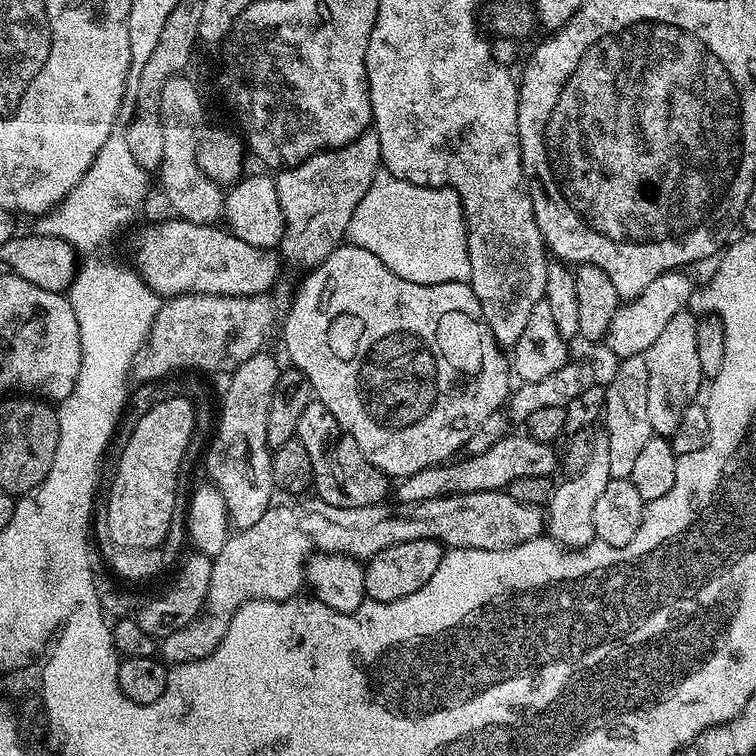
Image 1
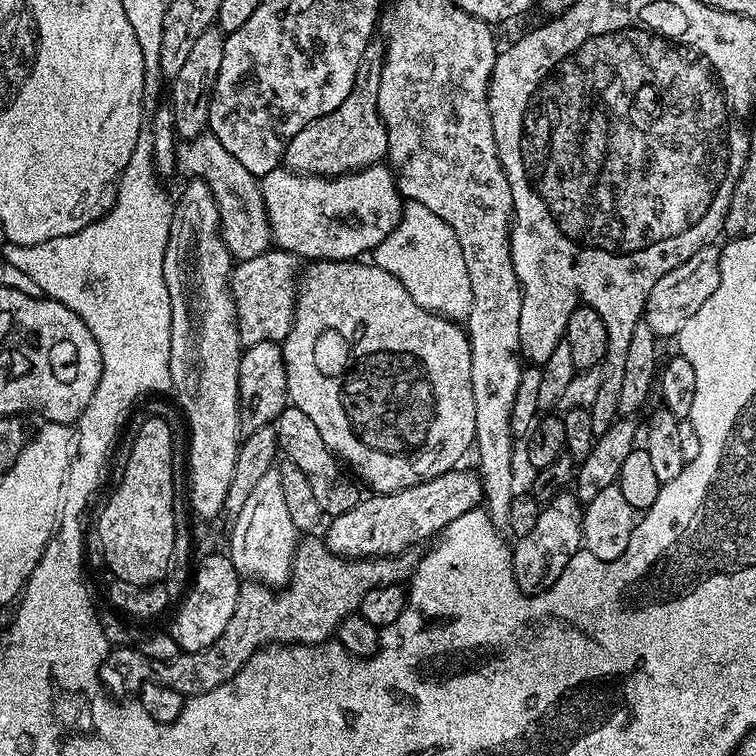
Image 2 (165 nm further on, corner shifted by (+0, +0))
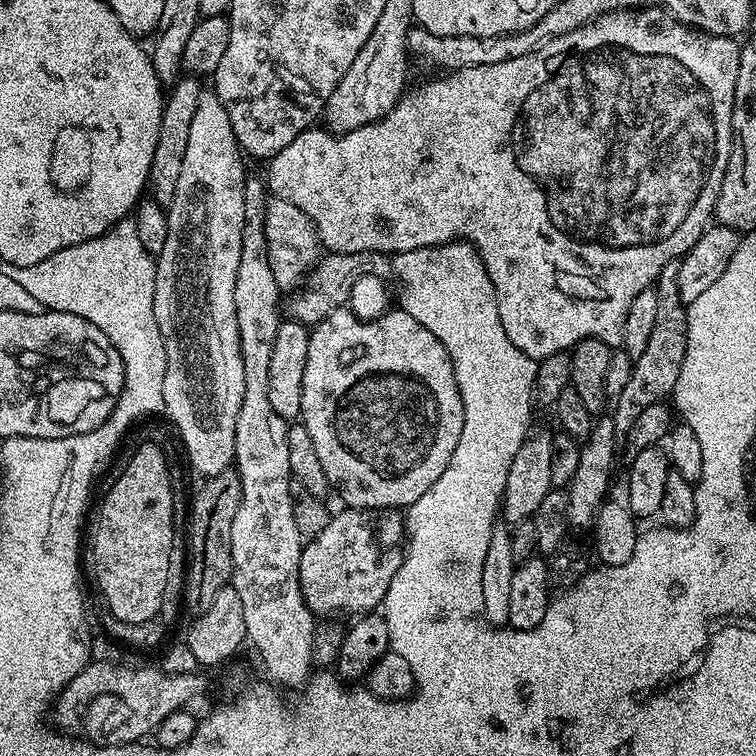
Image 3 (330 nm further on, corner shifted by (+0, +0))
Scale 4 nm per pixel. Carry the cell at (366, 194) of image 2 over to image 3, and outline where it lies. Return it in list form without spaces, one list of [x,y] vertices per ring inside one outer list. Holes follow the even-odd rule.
[[[622,8],[619,12],[607,12],[598,18],[594,18],[588,24],[583,24],[578,30],[570,30],[570,34],[562,34],[558,38],[548,40],[538,50],[530,54],[522,54],[522,58],[510,58],[510,62],[494,62],[494,66],[470,66],[469,68],[457,68],[449,71],[445,80],[432,80],[421,88],[405,91],[404,95],[397,100],[396,105],[388,111],[381,120],[375,120],[373,124],[362,126],[358,130],[333,134],[320,126],[306,129],[290,146],[286,146],[277,156],[267,161],[268,176],[266,175],[266,188],[273,197],[290,202],[302,210],[312,219],[312,225],[316,227],[316,233],[320,235],[320,243],[329,253],[345,252],[382,252],[395,254],[406,250],[418,250],[429,248],[435,244],[450,244],[467,238],[476,253],[480,255],[480,261],[486,266],[490,282],[496,291],[498,302],[498,318],[502,318],[502,330],[506,330],[506,338],[522,350],[534,361],[541,361],[545,356],[558,354],[565,350],[571,350],[576,343],[586,338],[595,340],[619,341],[622,336],[622,325],[626,322],[626,314],[630,310],[630,302],[642,294],[642,290],[653,287],[656,279],[662,274],[667,264],[673,263],[677,258],[685,256],[698,242],[698,238],[709,227],[716,211],[716,199],[718,190],[722,186],[722,174],[726,174],[726,162],[730,162],[730,150],[732,149],[732,111],[734,110],[734,86],[738,82],[738,66],[740,65],[741,45],[730,36],[715,36],[709,32],[702,32],[699,28],[691,28],[690,25],[676,20],[669,12],[662,8]]]

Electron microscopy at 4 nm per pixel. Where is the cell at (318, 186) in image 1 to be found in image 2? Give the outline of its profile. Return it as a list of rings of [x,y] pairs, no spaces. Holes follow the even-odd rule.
[[[374,38],[362,50],[362,62],[358,62],[358,74],[346,102],[338,110],[330,110],[322,118],[302,126],[290,146],[286,146],[283,167],[299,172],[305,176],[344,176],[381,163],[388,155],[388,139],[384,123],[378,112],[378,86],[382,83],[382,66],[384,65],[384,45]]]

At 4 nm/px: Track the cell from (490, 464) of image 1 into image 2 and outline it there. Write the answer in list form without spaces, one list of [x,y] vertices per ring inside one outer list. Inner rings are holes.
[[[457,466],[446,474],[438,474],[406,490],[365,495],[354,510],[346,510],[346,514],[338,514],[327,521],[326,543],[334,555],[345,558],[395,558],[406,549],[416,548],[423,540],[443,532],[450,522],[454,522],[454,518],[462,518],[462,514],[481,507],[483,499],[484,487],[480,484],[479,475],[475,471],[467,472],[464,466]]]

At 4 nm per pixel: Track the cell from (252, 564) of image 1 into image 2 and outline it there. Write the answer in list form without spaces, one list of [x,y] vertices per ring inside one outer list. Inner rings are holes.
[[[301,539],[297,543],[296,553],[292,559],[292,579],[285,587],[273,591],[267,584],[241,583],[238,604],[234,606],[234,616],[230,618],[226,630],[222,630],[222,638],[218,638],[218,642],[206,646],[206,650],[181,652],[172,660],[151,660],[143,656],[136,646],[113,647],[100,663],[100,683],[116,698],[131,697],[128,696],[131,692],[132,695],[139,693],[141,686],[146,682],[170,686],[170,690],[178,690],[178,694],[186,698],[206,694],[222,686],[230,678],[234,678],[234,674],[242,670],[242,666],[256,653],[257,648],[269,644],[322,644],[326,640],[333,639],[336,635],[336,627],[359,609],[362,598],[366,598],[370,590],[383,584],[399,584],[407,581],[416,571],[420,557],[421,553],[416,548],[408,548],[395,558],[345,558],[334,555],[323,539]]]

